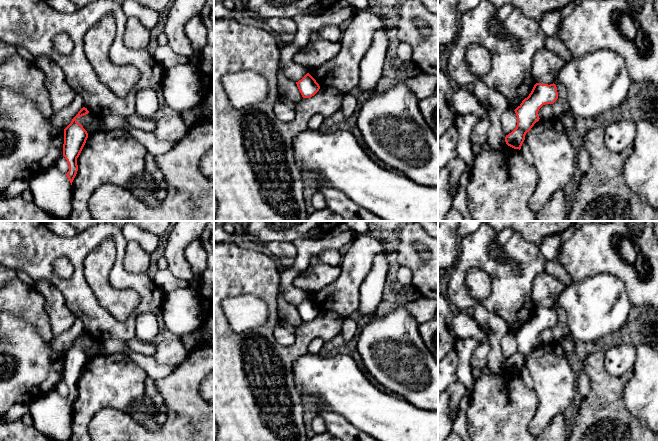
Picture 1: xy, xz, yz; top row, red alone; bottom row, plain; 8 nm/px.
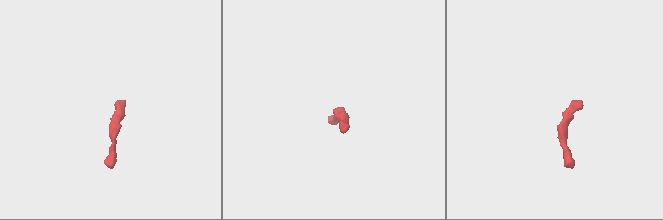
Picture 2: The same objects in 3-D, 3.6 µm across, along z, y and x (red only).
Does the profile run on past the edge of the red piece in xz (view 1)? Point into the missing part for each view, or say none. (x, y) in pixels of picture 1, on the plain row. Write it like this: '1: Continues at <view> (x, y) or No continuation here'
1: No continuation here

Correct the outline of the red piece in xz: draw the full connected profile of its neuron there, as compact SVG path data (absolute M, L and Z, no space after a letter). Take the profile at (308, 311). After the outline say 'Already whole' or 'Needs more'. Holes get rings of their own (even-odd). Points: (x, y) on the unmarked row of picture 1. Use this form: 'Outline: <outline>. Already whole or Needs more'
Outline: M309 297L296 306L296 308L303 322L314 320L320 313L319 308Z. Already whole

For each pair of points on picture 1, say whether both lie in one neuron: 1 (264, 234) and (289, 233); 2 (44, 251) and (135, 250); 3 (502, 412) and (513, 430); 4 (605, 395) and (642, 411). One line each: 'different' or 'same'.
1: same
2: different
3: same
4: different

